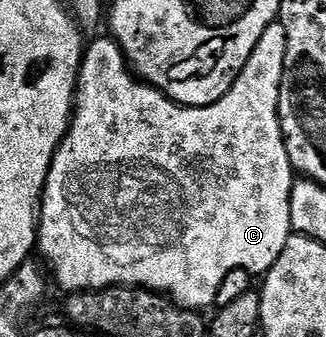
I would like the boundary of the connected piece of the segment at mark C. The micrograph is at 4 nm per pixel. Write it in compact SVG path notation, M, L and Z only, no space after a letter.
M275 22L264 30L256 50L252 50L252 58L244 66L244 70L236 78L236 82L214 104L203 108L183 108L181 104L169 100L166 95L149 84L136 78L128 67L128 61L121 48L113 39L94 40L85 45L82 64L78 68L78 88L74 91L74 110L70 117L70 128L60 142L56 154L52 158L52 166L48 170L46 188L40 201L40 215L36 220L36 248L48 269L49 275L66 291L96 292L99 288L149 288L151 292L161 292L163 296L179 304L182 308L203 310L211 307L216 298L216 290L220 290L220 282L232 270L243 268L251 274L265 274L280 258L284 246L292 235L290 226L290 195L294 189L296 173L290 164L286 143L282 137L282 127L278 117L280 102L280 82L284 74L284 54L286 53L286 35L281 22Z

